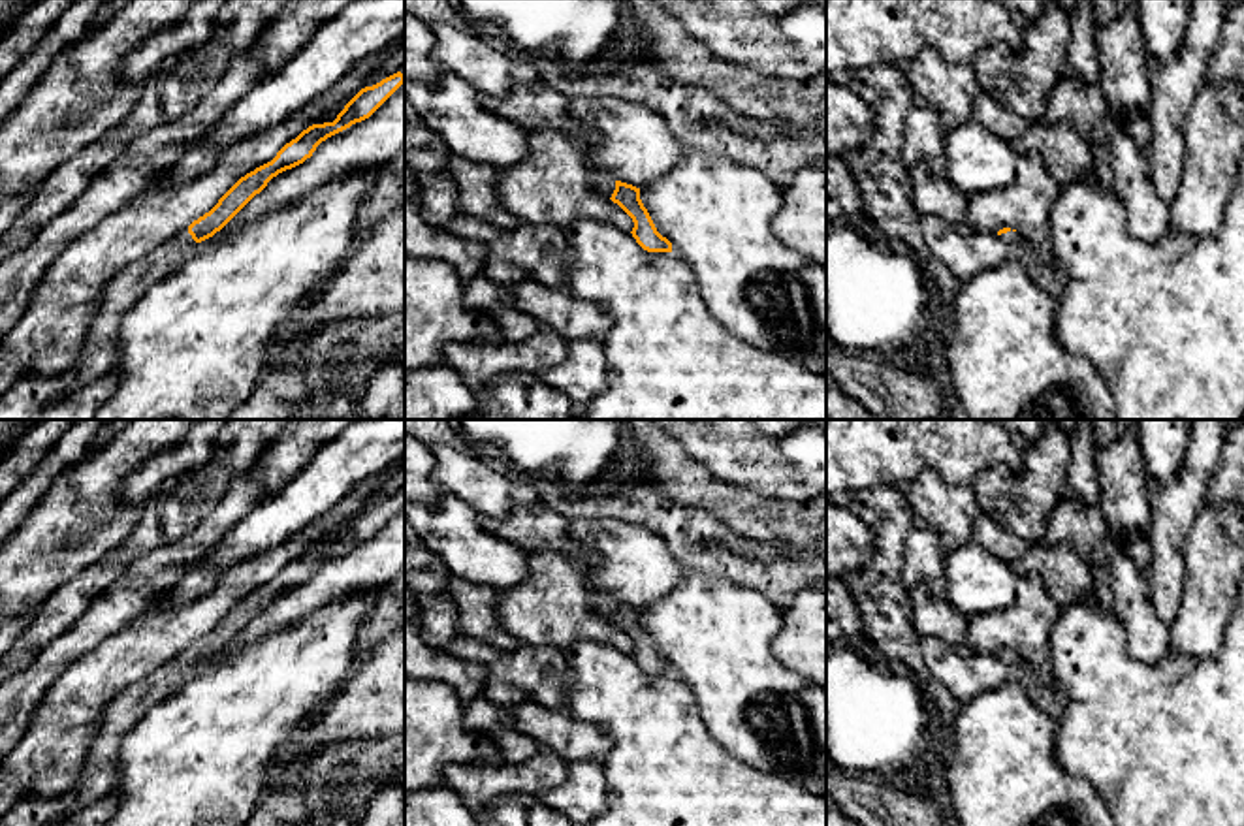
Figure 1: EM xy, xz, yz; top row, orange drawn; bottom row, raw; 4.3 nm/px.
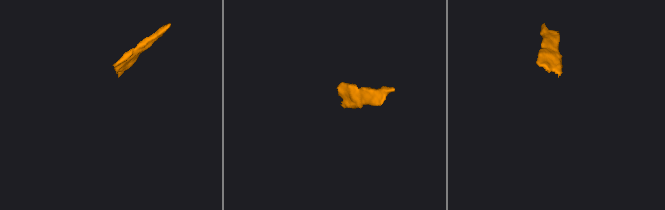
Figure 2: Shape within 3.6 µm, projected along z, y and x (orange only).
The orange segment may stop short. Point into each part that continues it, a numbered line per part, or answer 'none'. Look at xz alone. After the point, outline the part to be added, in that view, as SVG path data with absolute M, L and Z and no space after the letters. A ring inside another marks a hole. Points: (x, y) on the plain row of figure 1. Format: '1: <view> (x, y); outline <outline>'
1: xz (603, 604); outline M595 596L591 600L591 606L604 617L612 619L615 612L615 600L612 596Z

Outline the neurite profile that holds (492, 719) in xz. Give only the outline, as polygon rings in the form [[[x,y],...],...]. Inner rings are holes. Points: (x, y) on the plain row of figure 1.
[[[484,696],[470,700],[467,707],[470,730],[491,736],[506,764],[521,764],[542,751],[529,736],[514,728],[510,706],[487,702]]]

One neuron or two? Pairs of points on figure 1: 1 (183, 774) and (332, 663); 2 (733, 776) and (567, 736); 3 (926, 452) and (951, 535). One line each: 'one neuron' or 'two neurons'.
1: one neuron
2: two neurons
3: two neurons

